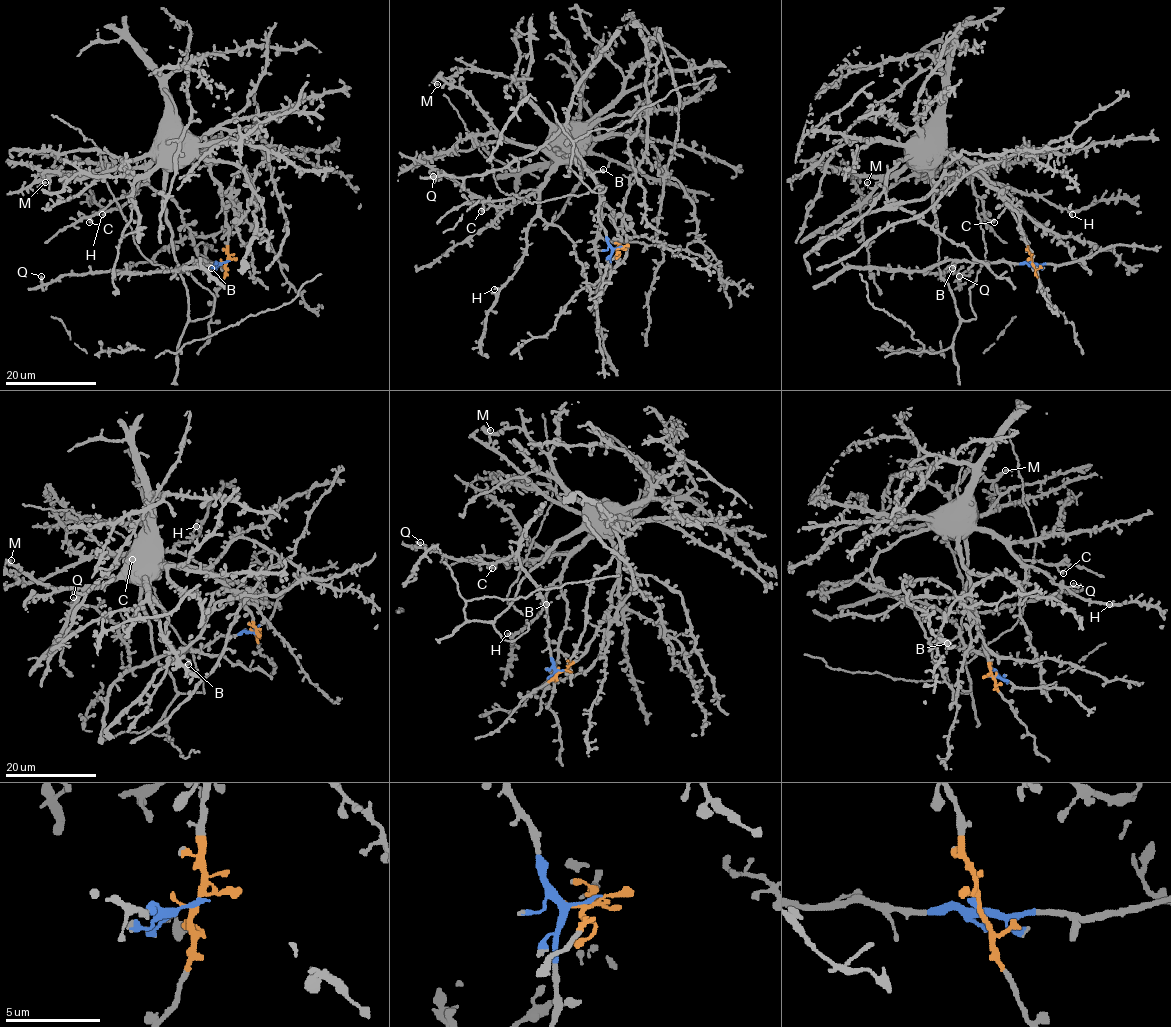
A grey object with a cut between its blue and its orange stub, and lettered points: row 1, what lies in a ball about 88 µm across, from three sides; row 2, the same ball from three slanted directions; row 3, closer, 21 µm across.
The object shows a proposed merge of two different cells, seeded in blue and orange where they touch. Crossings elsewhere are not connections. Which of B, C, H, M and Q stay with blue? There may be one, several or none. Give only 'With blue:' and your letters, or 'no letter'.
With blue: B, Q

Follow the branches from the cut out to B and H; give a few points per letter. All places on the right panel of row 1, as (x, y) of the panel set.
B: (1031, 262), (957, 262), (953, 269)
H: (1031, 262), (1027, 236), (1000, 192), (973, 165), (944, 154), (955, 154), (991, 181), (1036, 195), (1072, 214)

